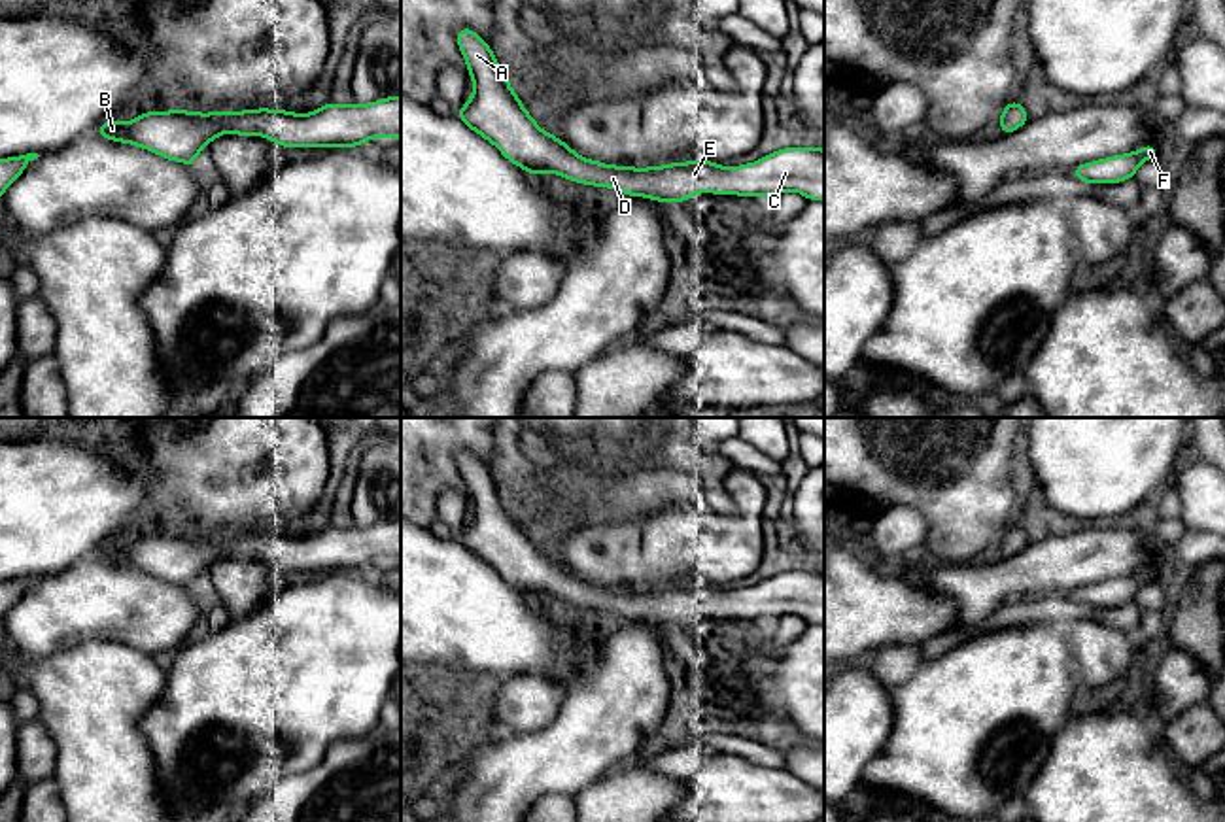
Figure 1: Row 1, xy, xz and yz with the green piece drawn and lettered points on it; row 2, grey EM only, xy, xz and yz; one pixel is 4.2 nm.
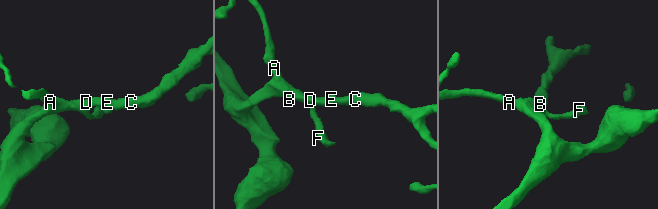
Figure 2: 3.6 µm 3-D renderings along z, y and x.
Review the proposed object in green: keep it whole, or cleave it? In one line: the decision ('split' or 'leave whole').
leave whole

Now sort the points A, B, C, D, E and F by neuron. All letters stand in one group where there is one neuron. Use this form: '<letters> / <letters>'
A B C D E F

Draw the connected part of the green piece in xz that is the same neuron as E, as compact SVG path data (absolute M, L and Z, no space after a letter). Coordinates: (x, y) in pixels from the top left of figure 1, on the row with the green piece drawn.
M463 26L456 38L474 81L473 96L456 115L527 174L552 172L577 183L612 187L658 202L684 202L696 193L777 197L783 191L824 200L824 149L811 146L785 147L732 168L711 161L631 168L584 159L533 121L510 89L509 74L474 30Z

